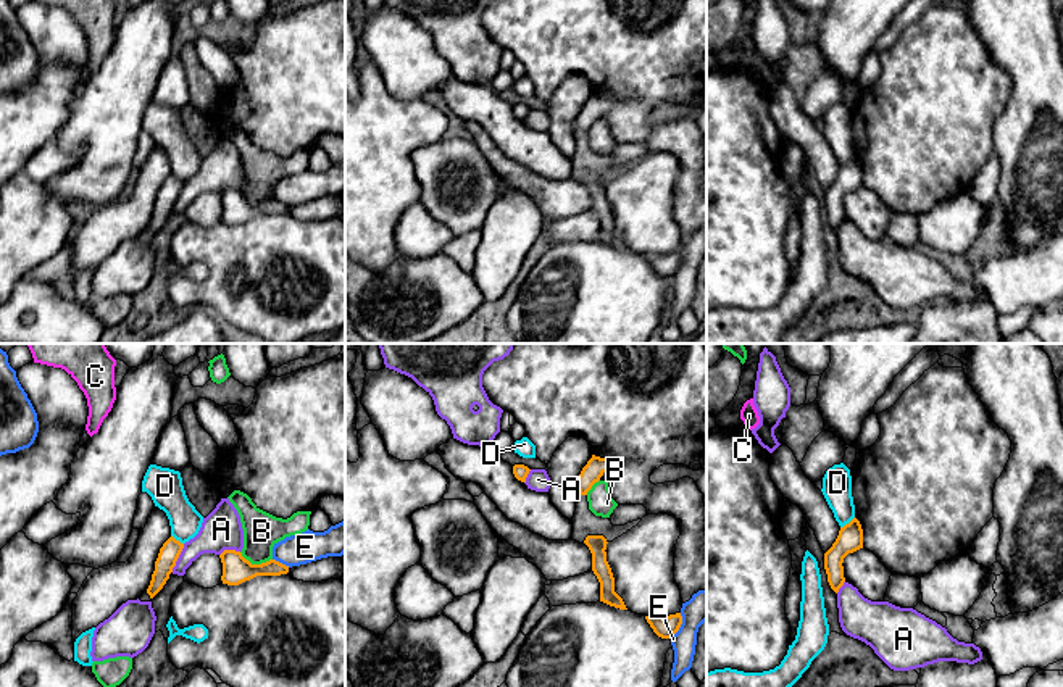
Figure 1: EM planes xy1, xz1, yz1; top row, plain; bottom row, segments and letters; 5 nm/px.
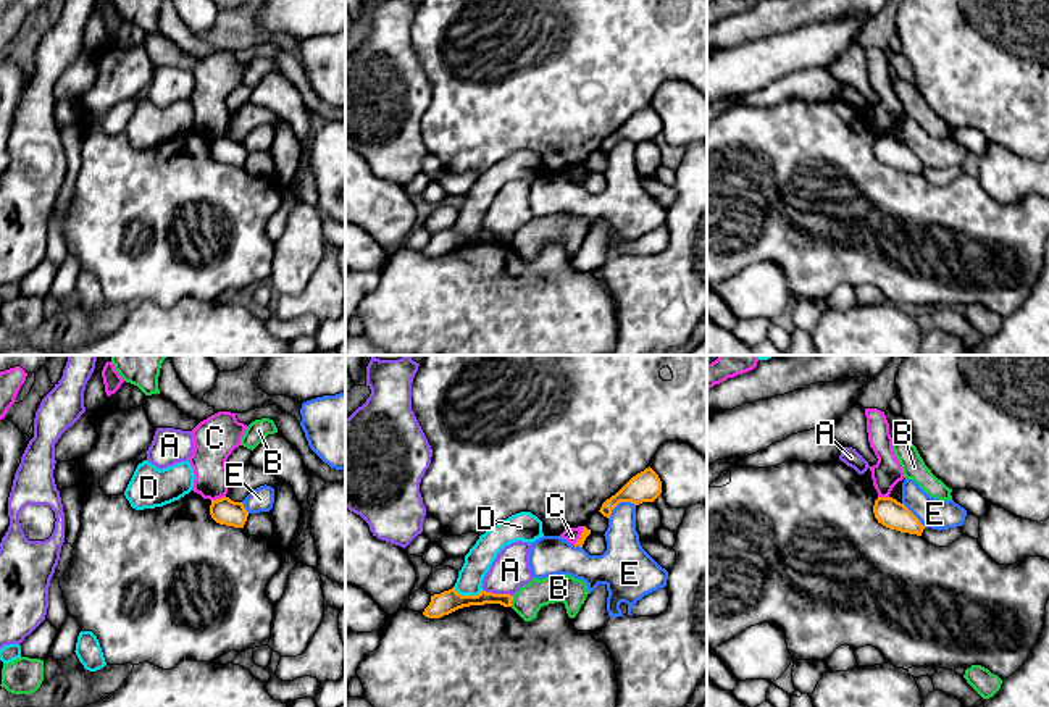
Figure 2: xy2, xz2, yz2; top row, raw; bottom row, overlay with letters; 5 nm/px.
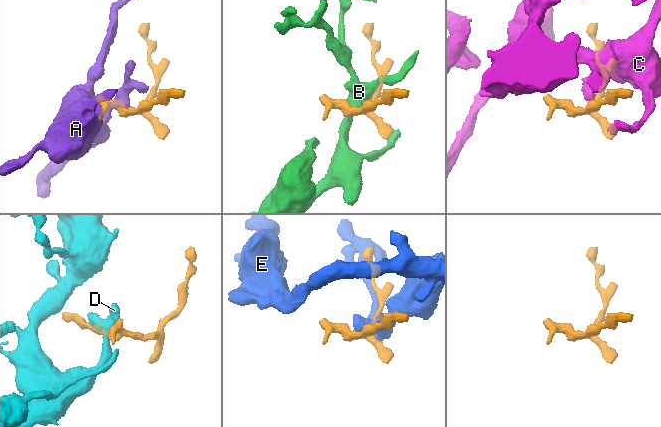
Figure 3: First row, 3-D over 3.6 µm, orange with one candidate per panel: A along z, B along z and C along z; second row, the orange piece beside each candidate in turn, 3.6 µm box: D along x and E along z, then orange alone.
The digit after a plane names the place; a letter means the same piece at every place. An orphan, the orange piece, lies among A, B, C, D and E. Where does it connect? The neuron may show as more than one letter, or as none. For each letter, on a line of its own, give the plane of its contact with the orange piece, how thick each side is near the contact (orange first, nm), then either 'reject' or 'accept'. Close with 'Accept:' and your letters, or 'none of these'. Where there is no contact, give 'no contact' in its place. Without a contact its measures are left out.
A: xz2 | 110/190 nm | reject
B: xy1 | 140/180 nm | reject
C: xy2 | 130/180 nm | reject
D: xz2 | 120/140 nm | reject
E: xz2 | 160/180 nm | reject
Accept: none of these

